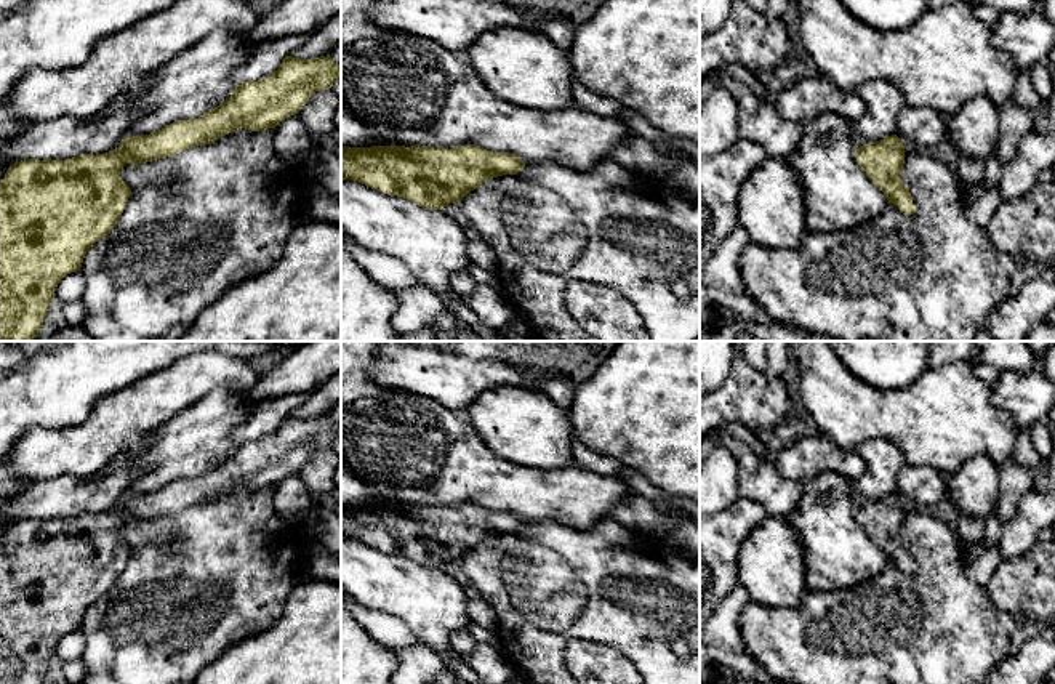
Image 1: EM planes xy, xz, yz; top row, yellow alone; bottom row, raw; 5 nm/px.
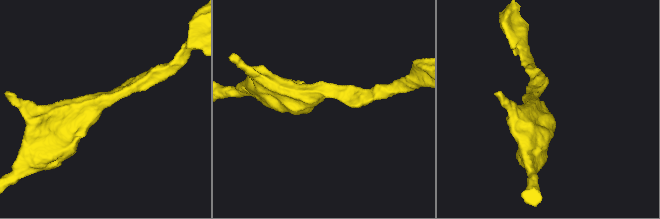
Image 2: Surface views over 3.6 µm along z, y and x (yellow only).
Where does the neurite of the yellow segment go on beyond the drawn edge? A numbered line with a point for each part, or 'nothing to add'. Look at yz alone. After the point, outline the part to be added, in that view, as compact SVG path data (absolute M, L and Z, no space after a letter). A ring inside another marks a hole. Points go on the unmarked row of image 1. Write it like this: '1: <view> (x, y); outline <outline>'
nothing to add

